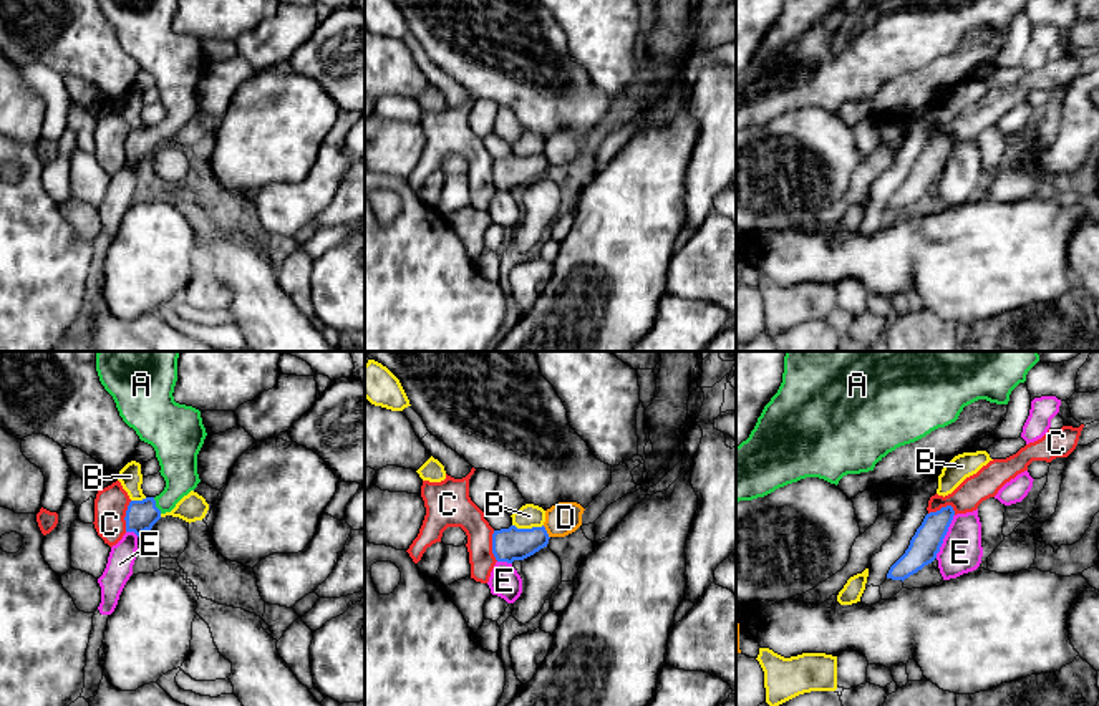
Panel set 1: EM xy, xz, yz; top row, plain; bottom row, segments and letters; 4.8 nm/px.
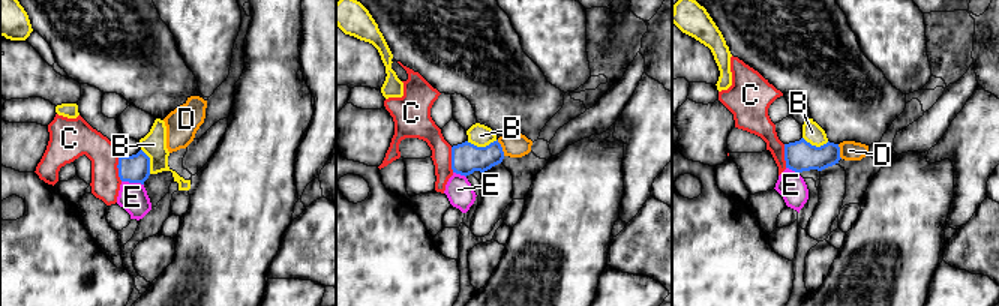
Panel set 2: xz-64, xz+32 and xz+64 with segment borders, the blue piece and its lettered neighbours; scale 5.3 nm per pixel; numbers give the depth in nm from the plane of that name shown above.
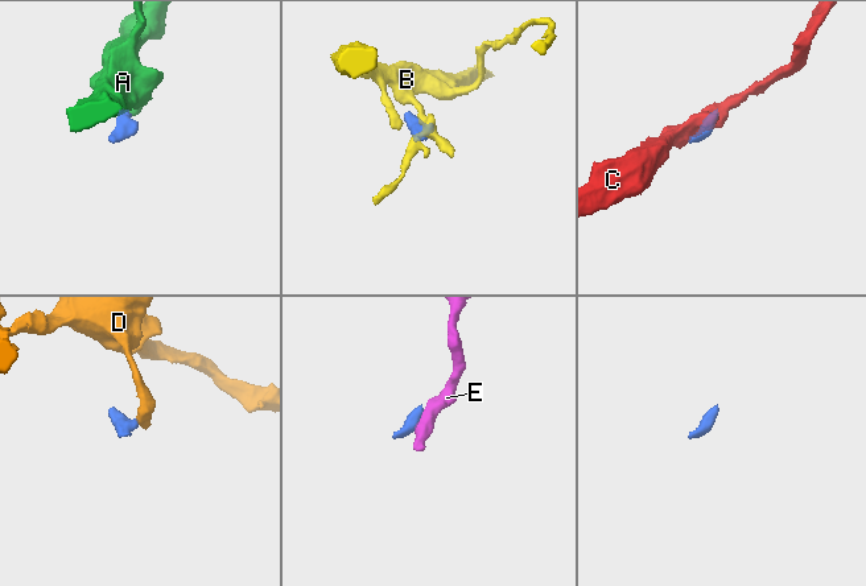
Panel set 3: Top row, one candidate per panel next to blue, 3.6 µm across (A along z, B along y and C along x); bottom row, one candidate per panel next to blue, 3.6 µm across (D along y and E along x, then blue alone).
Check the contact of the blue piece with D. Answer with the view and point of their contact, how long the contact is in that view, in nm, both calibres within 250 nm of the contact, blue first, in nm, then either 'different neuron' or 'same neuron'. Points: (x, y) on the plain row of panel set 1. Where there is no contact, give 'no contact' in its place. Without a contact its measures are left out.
xz (546, 161) | 70 nm | 160/160 nm | different neuron

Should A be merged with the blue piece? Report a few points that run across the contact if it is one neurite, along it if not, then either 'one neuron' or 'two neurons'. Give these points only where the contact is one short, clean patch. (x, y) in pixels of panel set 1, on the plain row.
line xy (141, 145), (154, 135), (176, 116), (178, 90); one neuron

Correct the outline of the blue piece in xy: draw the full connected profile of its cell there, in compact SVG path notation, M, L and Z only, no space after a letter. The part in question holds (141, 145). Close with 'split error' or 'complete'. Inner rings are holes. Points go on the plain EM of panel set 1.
M98 0L123 50L151 73L166 109L156 126L131 129L126 161L151 159L162 143L197 116L197 83L207 65L201 40L174 30L177 0Z; split error

